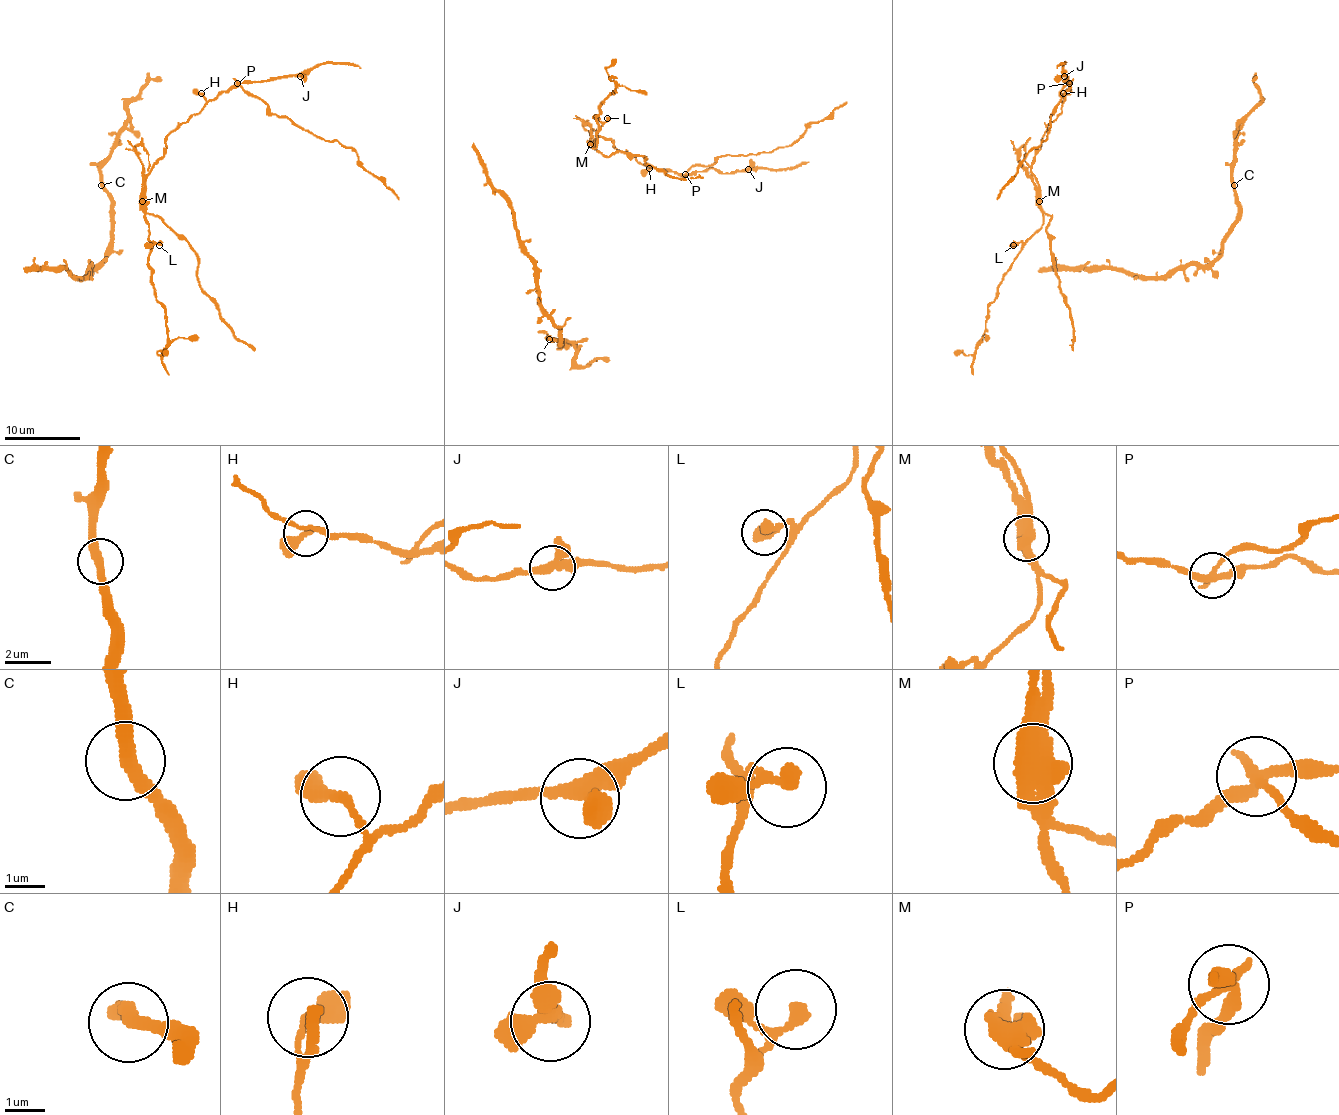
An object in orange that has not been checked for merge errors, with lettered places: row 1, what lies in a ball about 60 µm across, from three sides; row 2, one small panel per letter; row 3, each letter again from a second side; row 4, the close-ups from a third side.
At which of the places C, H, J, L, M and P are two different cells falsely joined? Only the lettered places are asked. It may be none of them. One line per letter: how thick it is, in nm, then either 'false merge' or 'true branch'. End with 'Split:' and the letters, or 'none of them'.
C: 360 nm thick; true branch
H: 280 nm thick; true branch
J: 360 nm thick; true branch
L: 260 nm thick; true branch
M: 550 nm thick; false merge
P: 280 nm thick; false merge
Split: M, P

